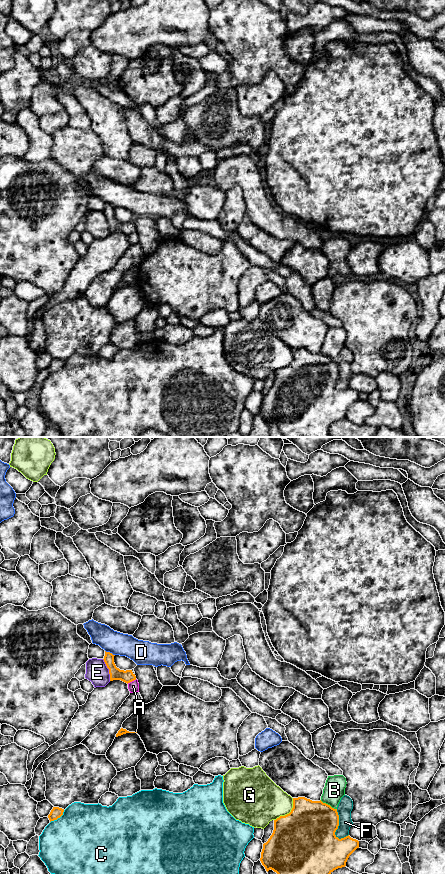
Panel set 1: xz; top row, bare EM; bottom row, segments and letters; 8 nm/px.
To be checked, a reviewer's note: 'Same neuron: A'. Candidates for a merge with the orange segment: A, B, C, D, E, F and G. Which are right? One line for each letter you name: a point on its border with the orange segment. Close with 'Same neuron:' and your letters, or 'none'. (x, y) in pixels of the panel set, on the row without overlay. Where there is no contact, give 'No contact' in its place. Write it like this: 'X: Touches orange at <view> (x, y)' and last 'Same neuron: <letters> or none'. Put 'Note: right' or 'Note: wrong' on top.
Note: wrong
Same neuron: none

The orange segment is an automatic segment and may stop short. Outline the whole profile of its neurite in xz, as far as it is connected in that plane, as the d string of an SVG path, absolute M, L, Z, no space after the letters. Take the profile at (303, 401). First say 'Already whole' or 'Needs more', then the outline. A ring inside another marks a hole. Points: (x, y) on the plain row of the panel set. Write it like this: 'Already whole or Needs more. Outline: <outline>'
Already whole. Outline: M305 349L293 350L293 360L291 364L285 368L280 368L274 372L274 382L270 390L263 396L260 413L268 424L270 421L276 424L284 437L331 437L329 434L329 427L336 421L346 418L349 408L359 400L359 393L351 390L349 387L339 391L335 384L339 378L339 367L337 361L332 360L330 357L320 353L312 353Z

